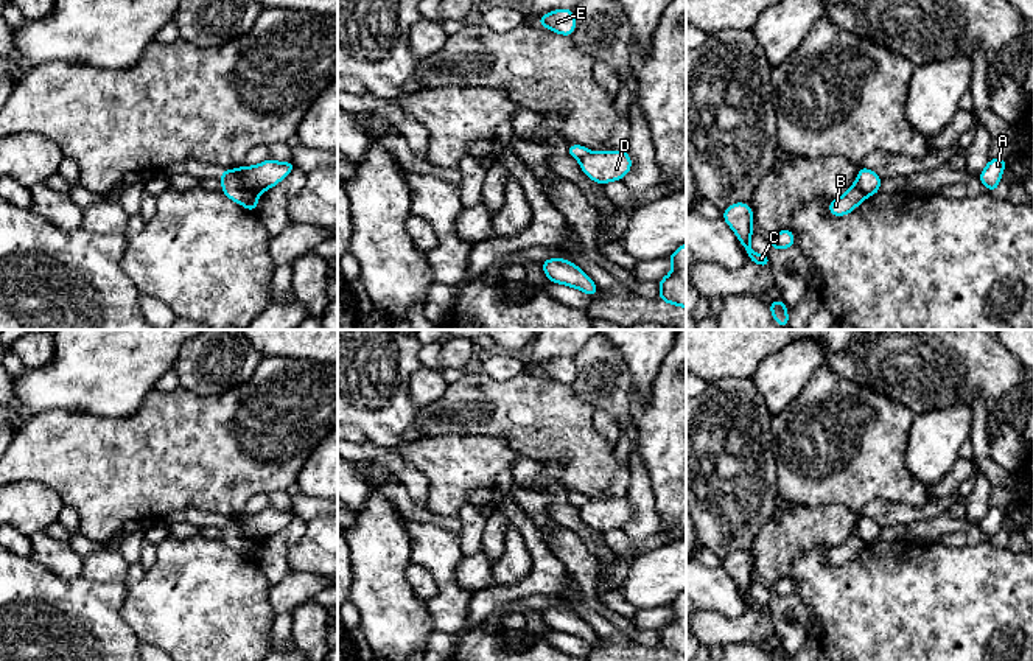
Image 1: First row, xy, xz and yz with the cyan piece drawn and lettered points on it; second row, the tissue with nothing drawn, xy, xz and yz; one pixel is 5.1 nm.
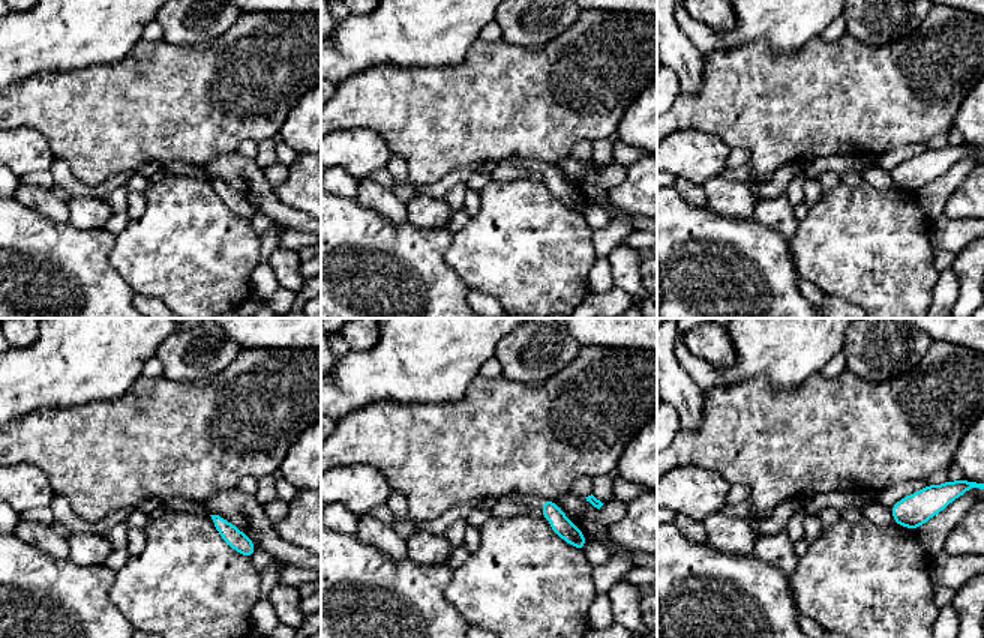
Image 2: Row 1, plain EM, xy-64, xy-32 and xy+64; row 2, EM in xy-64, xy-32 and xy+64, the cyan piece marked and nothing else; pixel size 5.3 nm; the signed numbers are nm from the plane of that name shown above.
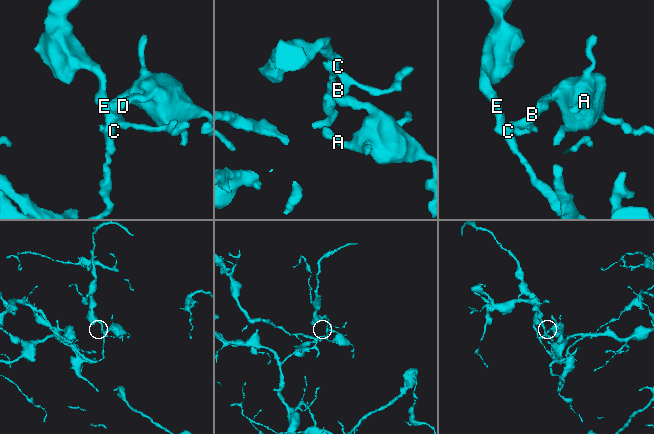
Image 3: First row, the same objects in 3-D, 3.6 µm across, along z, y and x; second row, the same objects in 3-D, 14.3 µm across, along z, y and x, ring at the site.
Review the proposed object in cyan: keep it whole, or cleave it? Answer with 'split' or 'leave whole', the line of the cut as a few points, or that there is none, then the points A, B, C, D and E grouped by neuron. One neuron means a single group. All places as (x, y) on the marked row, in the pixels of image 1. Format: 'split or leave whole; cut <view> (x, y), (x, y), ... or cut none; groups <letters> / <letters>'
split; cut xy (234, 171), (238, 184), (255, 196); groups A D / B C E

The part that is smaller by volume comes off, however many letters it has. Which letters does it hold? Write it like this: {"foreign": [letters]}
{"foreign": ["A", "D"]}

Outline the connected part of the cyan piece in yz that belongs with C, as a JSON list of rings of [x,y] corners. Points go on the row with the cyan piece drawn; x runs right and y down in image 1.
[[[736,202],[722,213],[722,218],[727,221],[727,224],[733,229],[733,232],[739,238],[741,244],[748,254],[750,261],[761,264],[764,268],[770,268],[769,255],[759,255],[750,246],[750,238],[753,233],[751,205],[744,204],[744,202]]]

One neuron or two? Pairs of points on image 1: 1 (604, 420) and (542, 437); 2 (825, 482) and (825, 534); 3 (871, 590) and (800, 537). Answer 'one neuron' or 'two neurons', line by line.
1: two neurons
2: two neurons
3: two neurons

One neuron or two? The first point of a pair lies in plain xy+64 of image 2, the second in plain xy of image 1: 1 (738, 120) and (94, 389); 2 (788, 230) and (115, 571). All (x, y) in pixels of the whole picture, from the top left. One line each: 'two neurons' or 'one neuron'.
1: two neurons
2: one neuron

